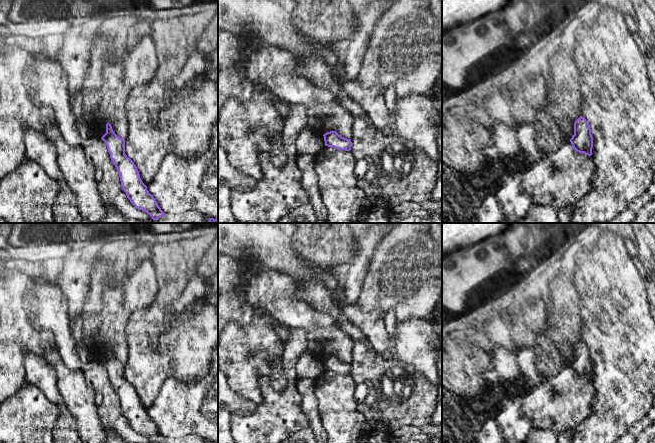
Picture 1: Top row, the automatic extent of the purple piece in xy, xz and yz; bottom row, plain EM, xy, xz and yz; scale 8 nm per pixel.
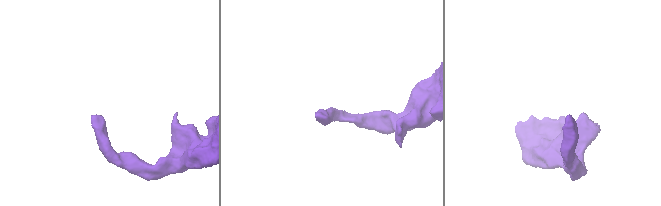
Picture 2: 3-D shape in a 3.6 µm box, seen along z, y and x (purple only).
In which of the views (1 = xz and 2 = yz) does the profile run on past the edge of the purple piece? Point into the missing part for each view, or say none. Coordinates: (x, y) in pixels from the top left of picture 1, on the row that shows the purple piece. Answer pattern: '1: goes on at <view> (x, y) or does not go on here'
1: does not go on here
2: does not go on here

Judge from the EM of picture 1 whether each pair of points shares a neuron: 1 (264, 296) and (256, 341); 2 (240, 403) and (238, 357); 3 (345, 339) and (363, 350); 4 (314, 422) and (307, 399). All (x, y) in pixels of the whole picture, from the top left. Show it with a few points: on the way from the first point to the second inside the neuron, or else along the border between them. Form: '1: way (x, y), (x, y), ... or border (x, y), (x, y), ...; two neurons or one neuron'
1: border (269, 314), (278, 321); two neurons
2: border (228, 383), (237, 393), (255, 403); two neurons
3: border (355, 342), (350, 362); two neurons
4: way (313, 416), (310, 405); one neuron

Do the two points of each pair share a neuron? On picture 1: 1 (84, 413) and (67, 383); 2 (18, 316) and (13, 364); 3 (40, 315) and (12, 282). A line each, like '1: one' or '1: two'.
1: one
2: one
3: two

